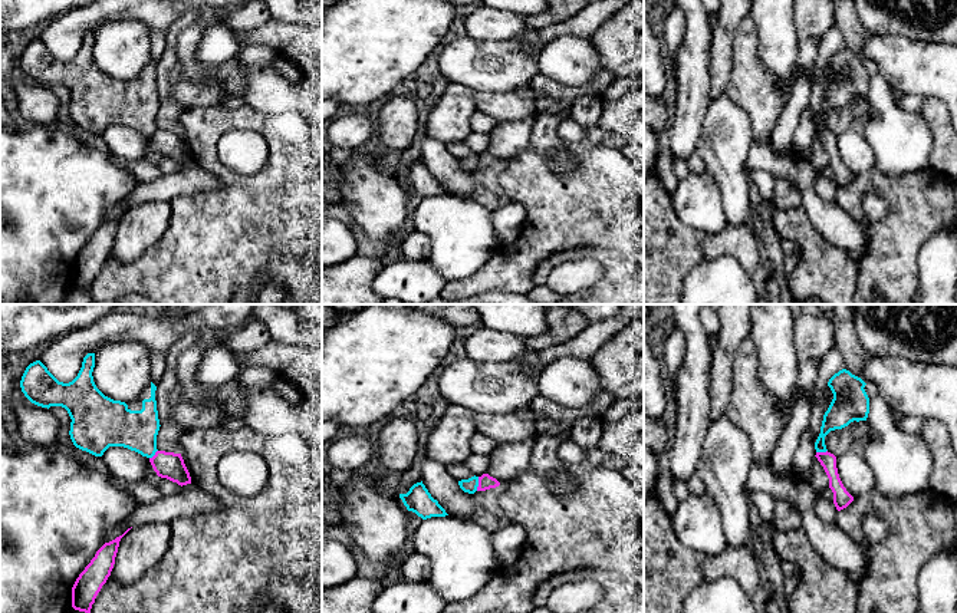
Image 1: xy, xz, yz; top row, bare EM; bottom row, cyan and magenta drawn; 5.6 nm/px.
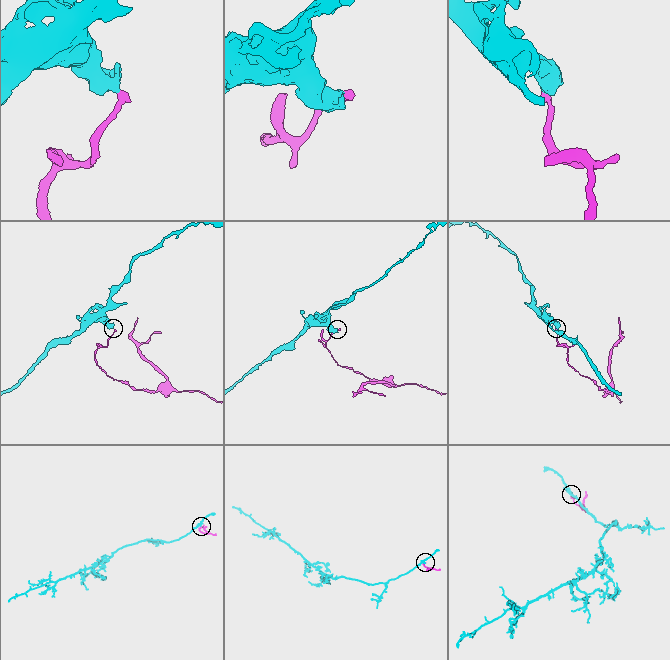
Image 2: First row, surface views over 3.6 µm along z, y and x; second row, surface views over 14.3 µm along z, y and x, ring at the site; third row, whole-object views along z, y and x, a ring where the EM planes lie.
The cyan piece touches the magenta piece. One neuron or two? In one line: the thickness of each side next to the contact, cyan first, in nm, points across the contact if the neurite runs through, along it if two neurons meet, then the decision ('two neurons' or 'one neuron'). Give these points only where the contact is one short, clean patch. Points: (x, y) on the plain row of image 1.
calibres 80 and 80 nm; border xz (479, 155), (476, 168); two neurons

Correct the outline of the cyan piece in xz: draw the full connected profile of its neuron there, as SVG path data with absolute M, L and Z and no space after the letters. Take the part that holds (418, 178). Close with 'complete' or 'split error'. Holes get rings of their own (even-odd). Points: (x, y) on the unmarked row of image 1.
M422 159L414 162L407 172L399 172L399 177L408 189L415 191L422 198L448 194L438 179L431 175Z; complete

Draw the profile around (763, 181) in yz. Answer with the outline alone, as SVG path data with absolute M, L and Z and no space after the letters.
M747 164L744 165L749 179L752 179L754 182L754 187L757 188L757 191L760 192L762 198L773 202L775 198L775 177L763 169L752 169L747 167Z

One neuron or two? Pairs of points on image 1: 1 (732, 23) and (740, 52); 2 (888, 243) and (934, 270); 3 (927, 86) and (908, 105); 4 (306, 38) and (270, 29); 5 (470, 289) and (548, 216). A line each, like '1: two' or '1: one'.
1: two
2: two
3: two
4: one
5: one

